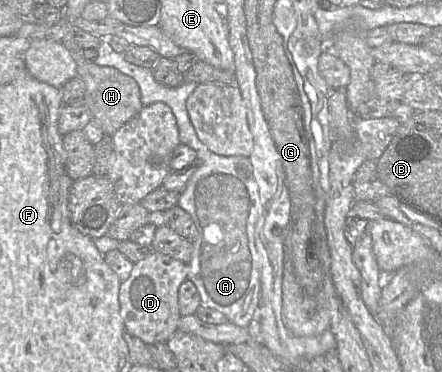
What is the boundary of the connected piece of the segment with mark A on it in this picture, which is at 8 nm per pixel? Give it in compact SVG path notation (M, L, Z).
M102 39L97 52L96 64L113 67L136 81L144 107L163 102L171 108L180 143L196 152L199 167L177 203L191 216L197 229L187 279L197 288L201 306L215 309L224 314L228 322L247 329L259 306L260 256L255 244L255 228L262 214L259 188L249 157L217 155L199 140L186 108L186 101L198 83L183 82L176 88L163 86L154 79L152 69L127 62L122 53L112 49L107 39Z

